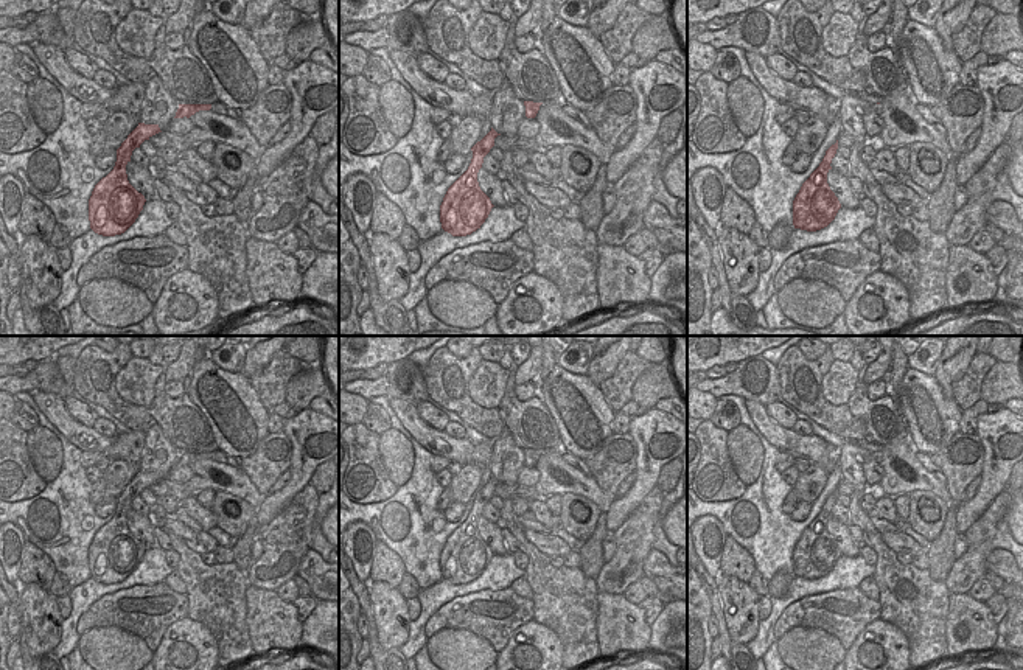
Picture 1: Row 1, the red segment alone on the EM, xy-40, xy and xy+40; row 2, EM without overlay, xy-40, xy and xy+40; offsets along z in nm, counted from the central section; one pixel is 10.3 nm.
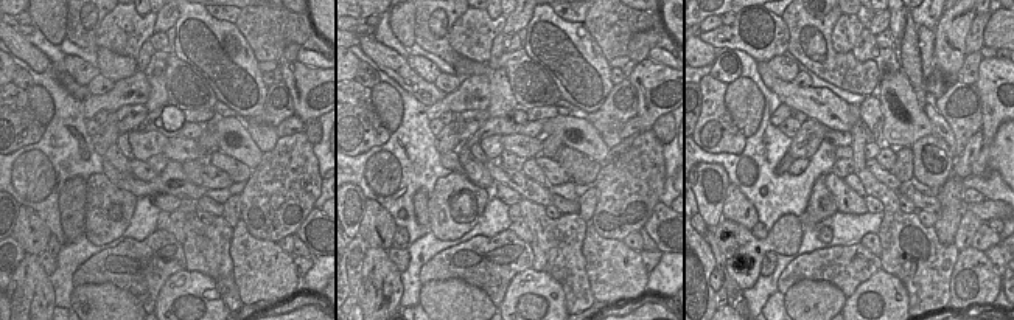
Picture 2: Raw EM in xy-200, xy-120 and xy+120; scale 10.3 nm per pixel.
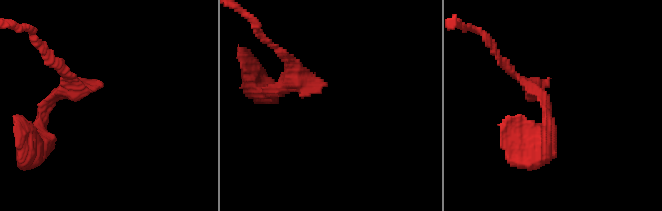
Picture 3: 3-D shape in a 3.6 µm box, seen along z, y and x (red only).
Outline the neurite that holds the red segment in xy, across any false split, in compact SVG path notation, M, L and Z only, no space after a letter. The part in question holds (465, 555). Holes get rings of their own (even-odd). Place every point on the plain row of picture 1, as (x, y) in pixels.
M493 476L477 490L471 499L473 507L468 518L448 536L440 553L442 577L452 585L466 585L480 577L494 555L490 546L480 538L477 521L484 505L494 494L494 487L501 483Z

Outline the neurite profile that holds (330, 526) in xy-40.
M339 502L331 507L322 521L322 533L330 544L339 547Z

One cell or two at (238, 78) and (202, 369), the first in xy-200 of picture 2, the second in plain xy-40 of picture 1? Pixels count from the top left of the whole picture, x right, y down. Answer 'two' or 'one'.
one

